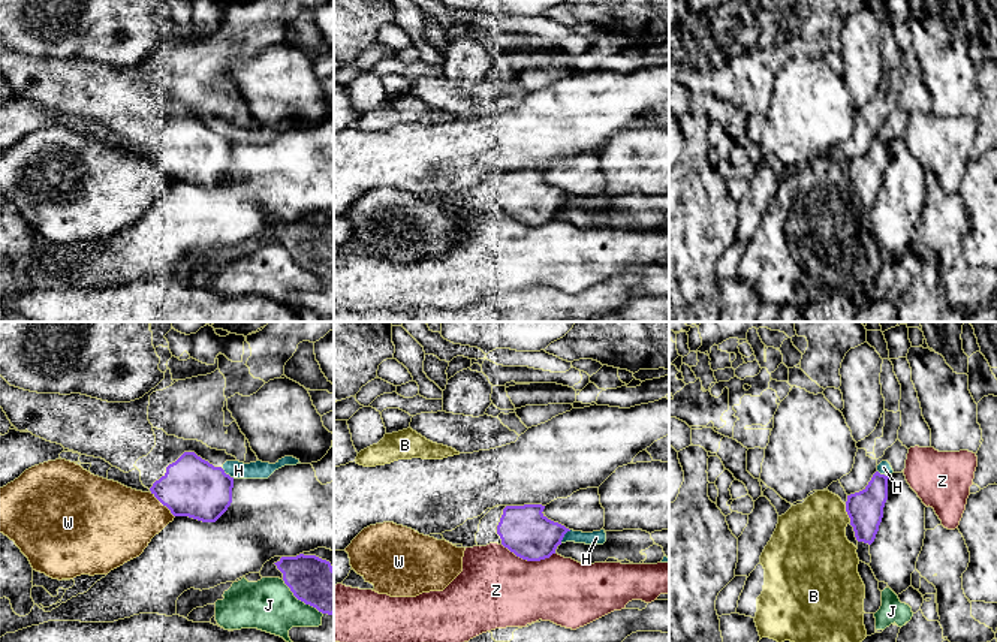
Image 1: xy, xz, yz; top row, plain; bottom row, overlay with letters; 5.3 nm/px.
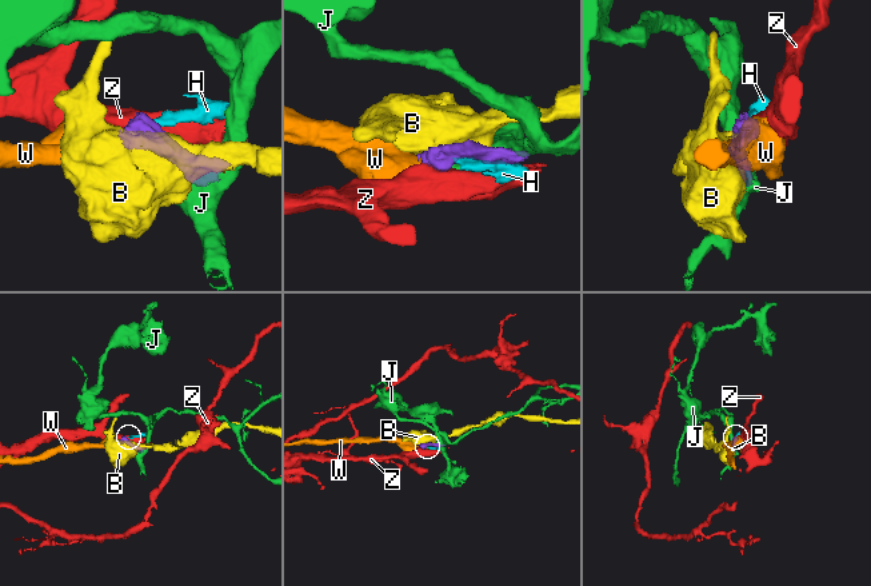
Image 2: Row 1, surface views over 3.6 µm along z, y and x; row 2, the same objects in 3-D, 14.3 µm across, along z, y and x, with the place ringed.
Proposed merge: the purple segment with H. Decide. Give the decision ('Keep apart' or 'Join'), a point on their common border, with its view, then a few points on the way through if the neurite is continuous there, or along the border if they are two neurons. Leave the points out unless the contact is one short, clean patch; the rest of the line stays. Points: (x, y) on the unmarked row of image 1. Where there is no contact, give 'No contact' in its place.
Keep apart. Touches purple at xy (228, 139). Boundary: xy (220, 132), (234, 142)

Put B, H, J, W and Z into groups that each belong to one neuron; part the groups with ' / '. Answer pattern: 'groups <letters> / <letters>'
groups B / H / J / W / Z

